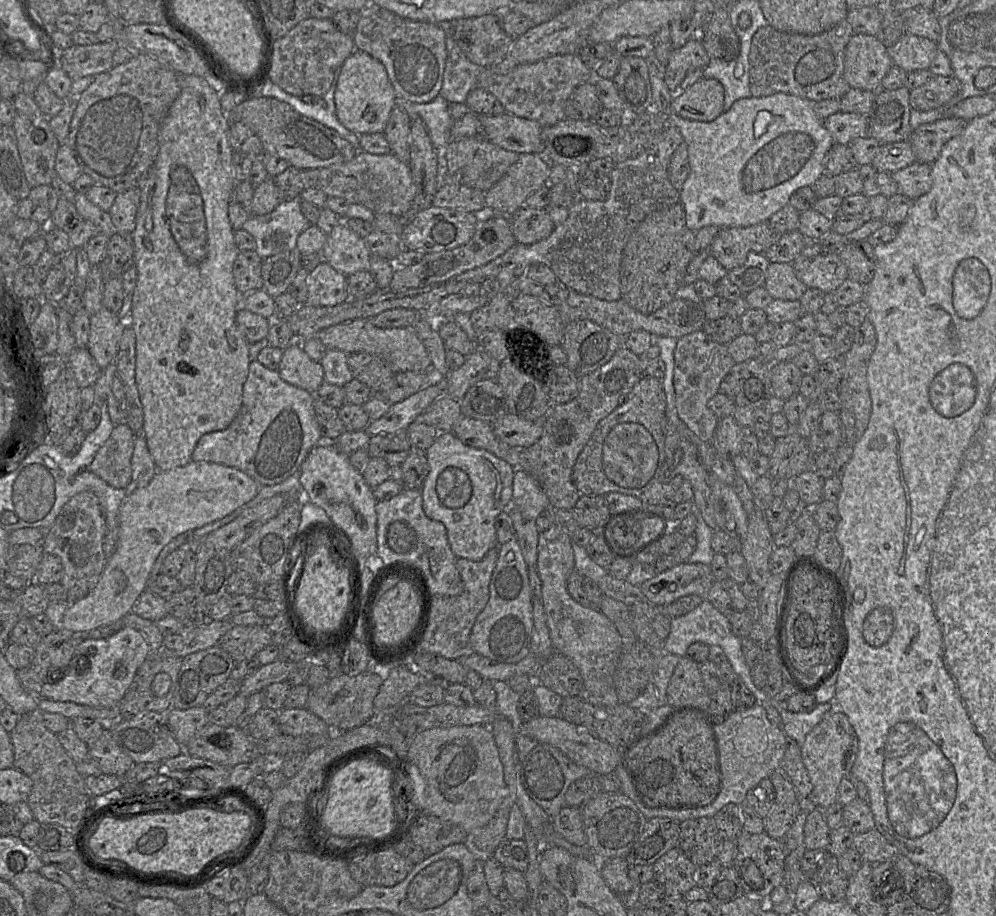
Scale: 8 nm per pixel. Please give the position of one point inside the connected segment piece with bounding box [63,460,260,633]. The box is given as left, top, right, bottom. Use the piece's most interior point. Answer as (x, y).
(183, 499)

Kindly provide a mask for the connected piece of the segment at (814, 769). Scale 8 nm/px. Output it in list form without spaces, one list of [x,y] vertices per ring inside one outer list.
[[[839,708],[828,711],[806,736],[801,745],[802,761],[813,785],[814,803],[818,809],[825,810],[837,802],[838,788],[845,777],[846,761],[853,751],[857,757],[855,733],[847,716]]]

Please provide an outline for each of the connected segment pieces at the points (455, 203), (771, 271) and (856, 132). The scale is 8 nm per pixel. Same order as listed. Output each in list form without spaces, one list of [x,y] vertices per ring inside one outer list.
[[[445,183],[432,200],[432,206],[475,213],[486,207],[486,192],[460,183]]]
[[[770,262],[764,287],[775,300],[800,301],[808,289],[797,277],[792,263]]]
[[[838,111],[823,121],[834,139],[834,144],[850,144],[853,140],[867,136],[866,115]]]

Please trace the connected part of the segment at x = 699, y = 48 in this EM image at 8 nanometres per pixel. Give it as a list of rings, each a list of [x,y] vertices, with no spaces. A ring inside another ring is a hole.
[[[699,34],[683,47],[673,49],[665,67],[665,82],[669,90],[675,91],[688,74],[699,68],[704,69],[710,59]]]

